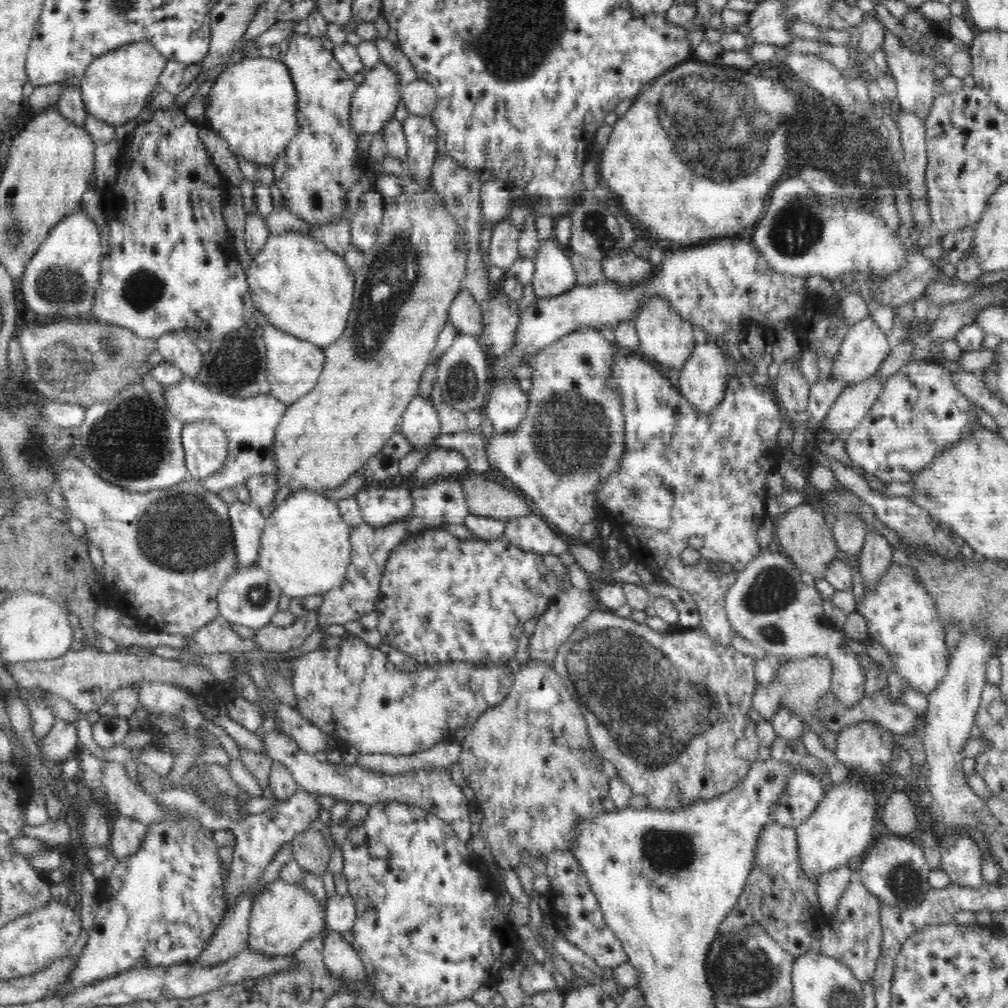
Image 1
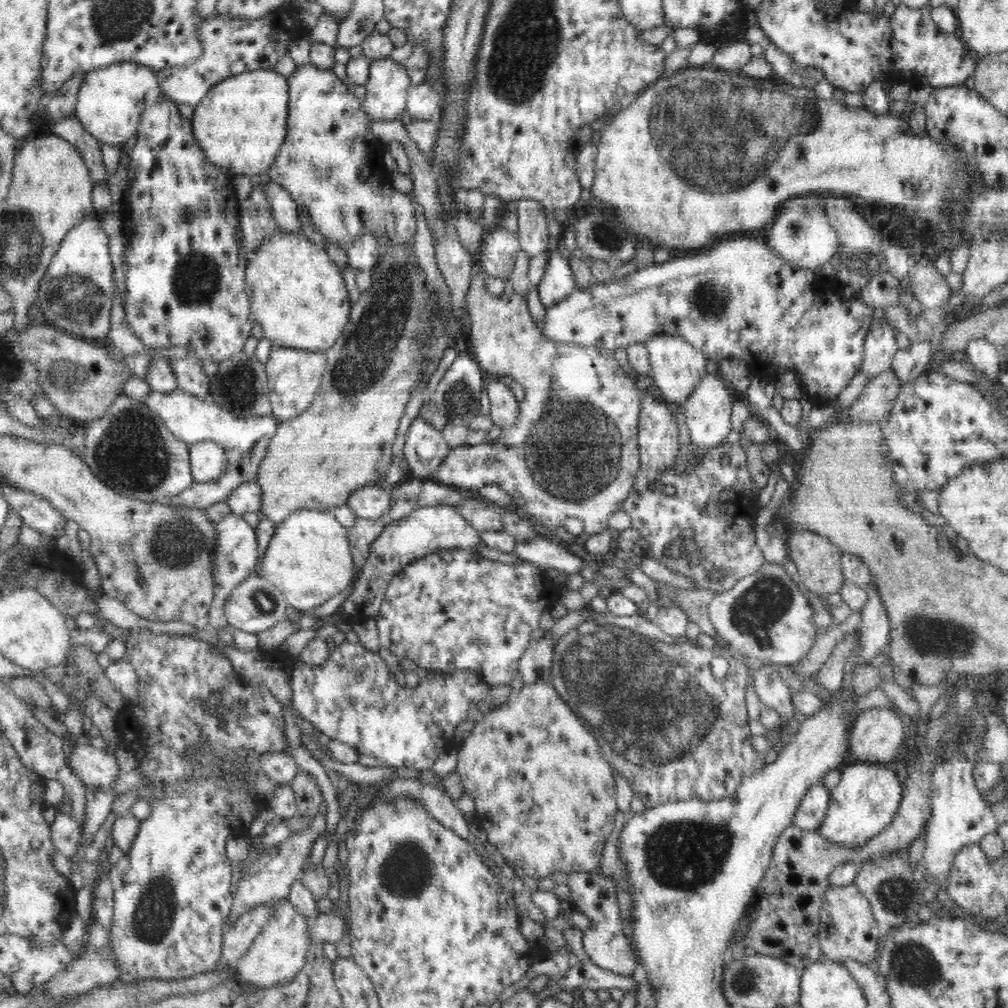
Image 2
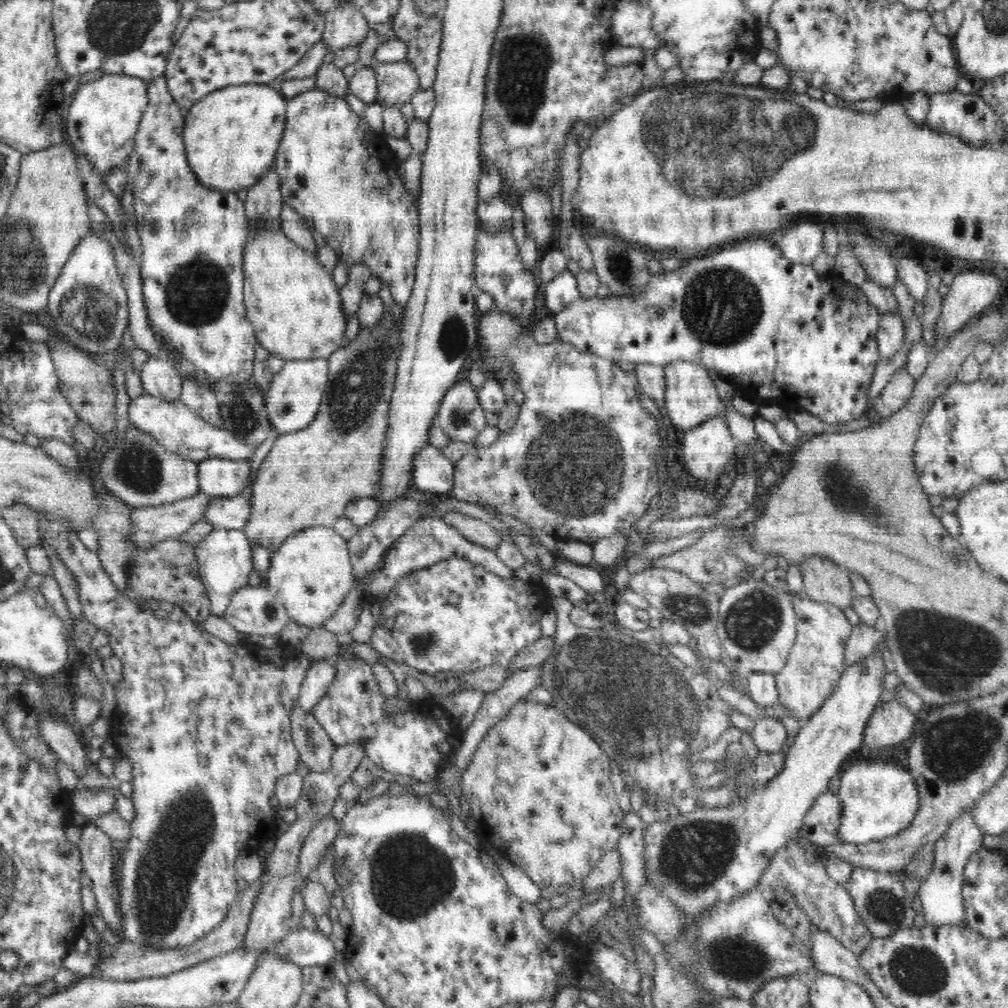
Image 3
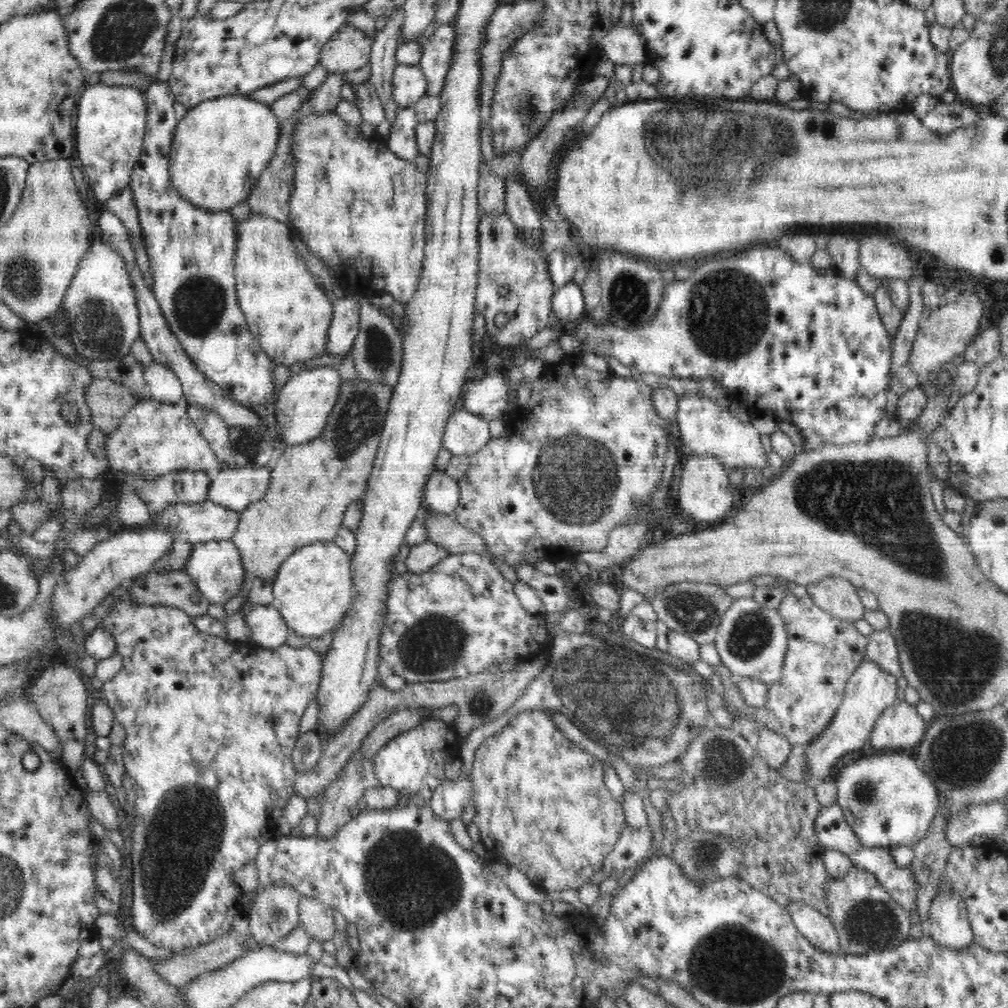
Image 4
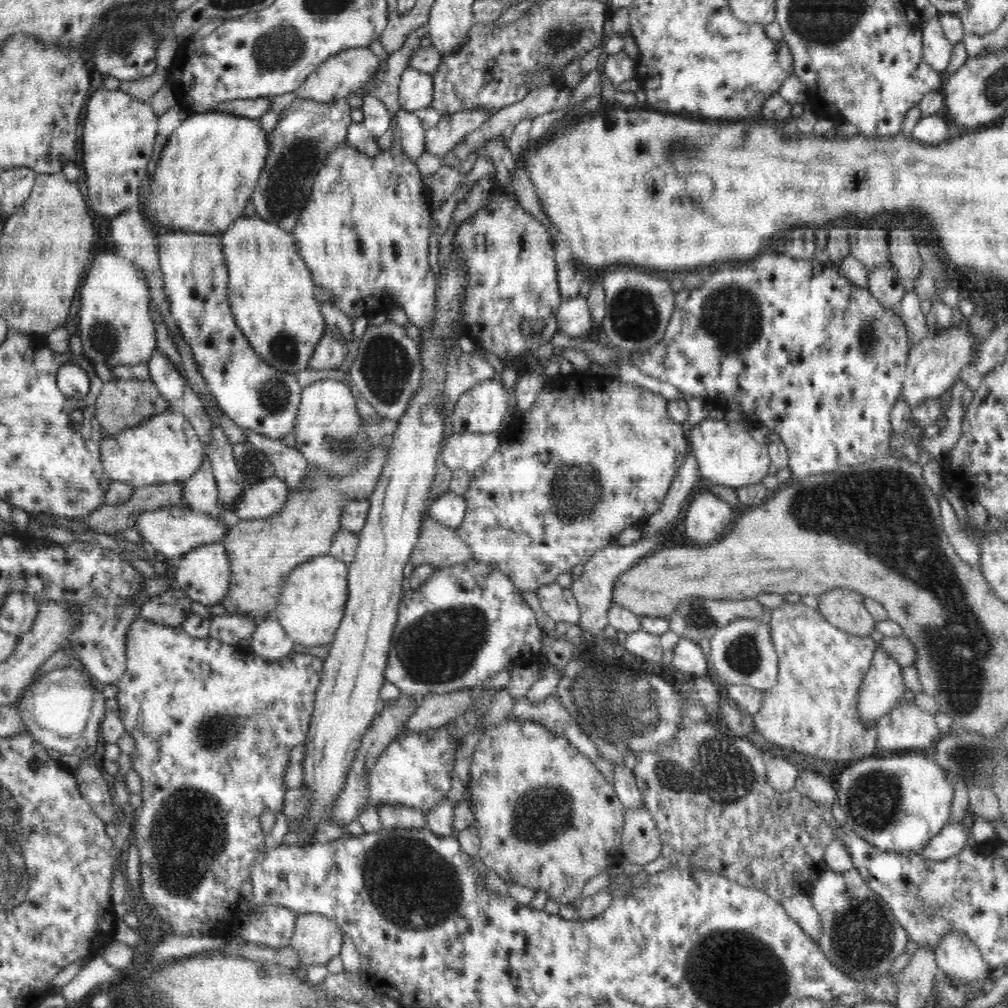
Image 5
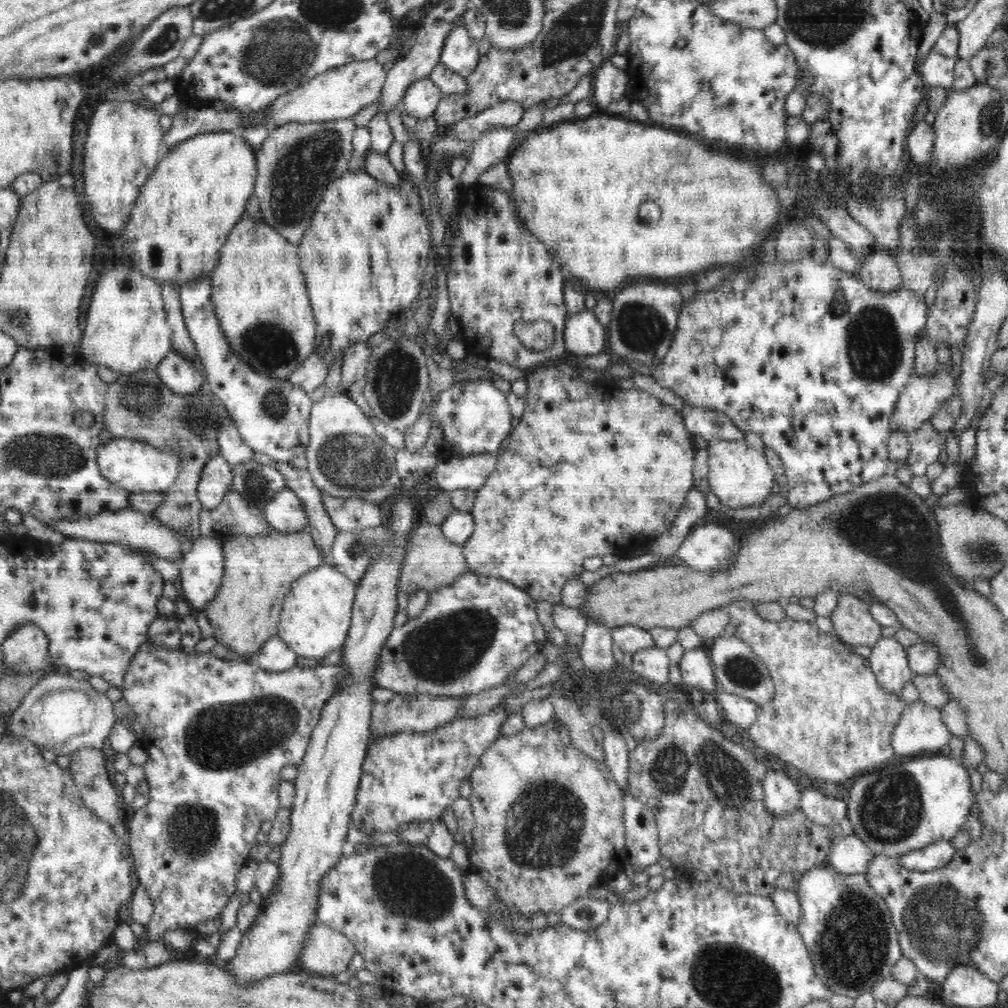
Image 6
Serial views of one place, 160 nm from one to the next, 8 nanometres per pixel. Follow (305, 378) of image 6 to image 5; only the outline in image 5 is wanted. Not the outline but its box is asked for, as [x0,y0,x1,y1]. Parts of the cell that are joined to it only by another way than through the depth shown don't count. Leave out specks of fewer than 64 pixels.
[308,329,350,370]

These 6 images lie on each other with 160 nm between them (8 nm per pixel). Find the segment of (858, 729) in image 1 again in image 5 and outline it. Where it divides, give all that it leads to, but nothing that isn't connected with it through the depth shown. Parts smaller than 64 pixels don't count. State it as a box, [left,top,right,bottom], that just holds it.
[876,700,942,751]

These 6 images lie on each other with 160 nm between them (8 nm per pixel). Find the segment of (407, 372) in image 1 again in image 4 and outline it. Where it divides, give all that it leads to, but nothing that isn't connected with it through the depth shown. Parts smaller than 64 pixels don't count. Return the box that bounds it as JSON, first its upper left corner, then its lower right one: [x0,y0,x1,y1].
[231,377,391,583]

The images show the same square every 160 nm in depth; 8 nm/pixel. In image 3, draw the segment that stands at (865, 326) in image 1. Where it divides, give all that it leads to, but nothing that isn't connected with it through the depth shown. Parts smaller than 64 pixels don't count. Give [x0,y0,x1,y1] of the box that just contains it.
[876,313,905,360]

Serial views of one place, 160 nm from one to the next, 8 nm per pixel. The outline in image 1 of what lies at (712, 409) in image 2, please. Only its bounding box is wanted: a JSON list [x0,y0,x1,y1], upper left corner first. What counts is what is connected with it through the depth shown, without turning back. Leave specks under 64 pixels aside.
[678,338,730,415]

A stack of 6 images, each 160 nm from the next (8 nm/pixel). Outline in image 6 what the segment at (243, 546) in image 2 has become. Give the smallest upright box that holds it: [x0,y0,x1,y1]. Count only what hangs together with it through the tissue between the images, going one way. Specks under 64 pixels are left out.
[180,537,225,609]

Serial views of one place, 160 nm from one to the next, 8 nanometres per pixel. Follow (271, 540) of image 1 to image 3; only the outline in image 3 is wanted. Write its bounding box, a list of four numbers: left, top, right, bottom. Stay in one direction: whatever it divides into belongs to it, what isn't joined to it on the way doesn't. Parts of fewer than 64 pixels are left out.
[263,526,355,629]

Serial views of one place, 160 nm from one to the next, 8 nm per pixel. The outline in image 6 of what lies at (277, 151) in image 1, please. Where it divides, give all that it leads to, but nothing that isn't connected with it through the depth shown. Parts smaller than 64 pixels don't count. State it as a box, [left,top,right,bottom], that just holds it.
[123,132,258,289]

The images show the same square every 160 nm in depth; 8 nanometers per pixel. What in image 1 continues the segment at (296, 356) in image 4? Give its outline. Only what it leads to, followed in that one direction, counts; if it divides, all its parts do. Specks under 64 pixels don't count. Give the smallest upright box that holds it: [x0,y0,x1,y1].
[245,231,355,347]

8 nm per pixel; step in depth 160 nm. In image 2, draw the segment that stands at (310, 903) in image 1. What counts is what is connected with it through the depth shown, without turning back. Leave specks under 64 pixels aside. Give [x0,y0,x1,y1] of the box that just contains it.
[236,898,311,988]

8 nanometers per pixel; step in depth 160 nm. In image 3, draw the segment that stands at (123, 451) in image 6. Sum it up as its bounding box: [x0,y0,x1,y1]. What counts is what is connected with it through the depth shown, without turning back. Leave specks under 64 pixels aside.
[128,393,257,462]

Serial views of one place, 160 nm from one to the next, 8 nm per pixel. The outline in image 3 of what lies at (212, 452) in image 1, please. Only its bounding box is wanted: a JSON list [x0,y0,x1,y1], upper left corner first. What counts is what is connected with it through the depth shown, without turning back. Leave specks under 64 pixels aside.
[198,459,251,498]

